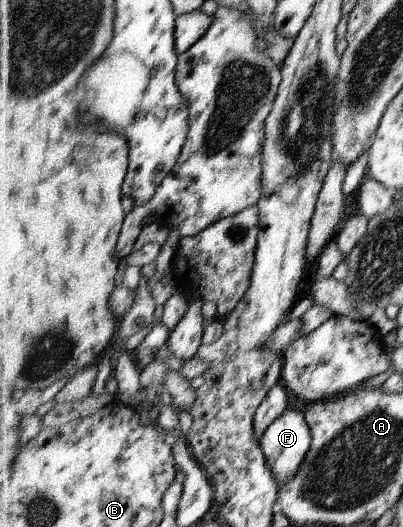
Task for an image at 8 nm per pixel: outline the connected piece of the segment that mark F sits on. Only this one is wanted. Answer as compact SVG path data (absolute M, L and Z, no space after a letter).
M289 409L263 432L259 443L281 487L295 478L310 450L311 442L311 432L305 416Z

